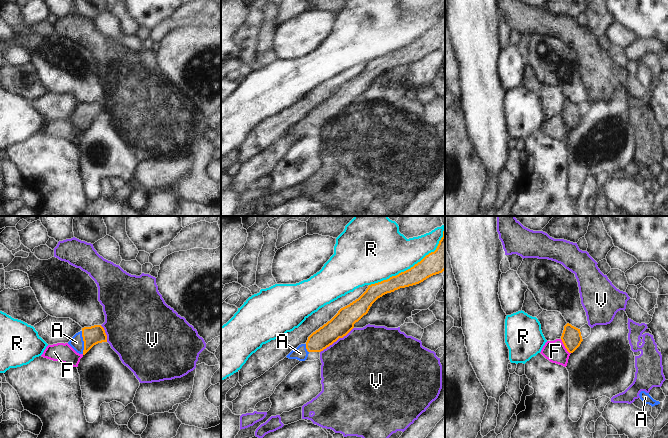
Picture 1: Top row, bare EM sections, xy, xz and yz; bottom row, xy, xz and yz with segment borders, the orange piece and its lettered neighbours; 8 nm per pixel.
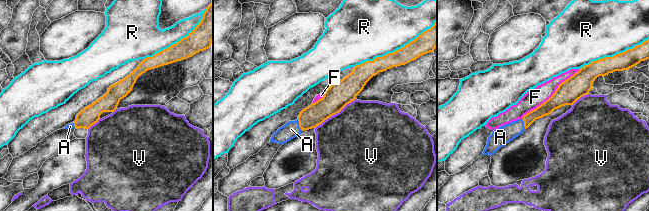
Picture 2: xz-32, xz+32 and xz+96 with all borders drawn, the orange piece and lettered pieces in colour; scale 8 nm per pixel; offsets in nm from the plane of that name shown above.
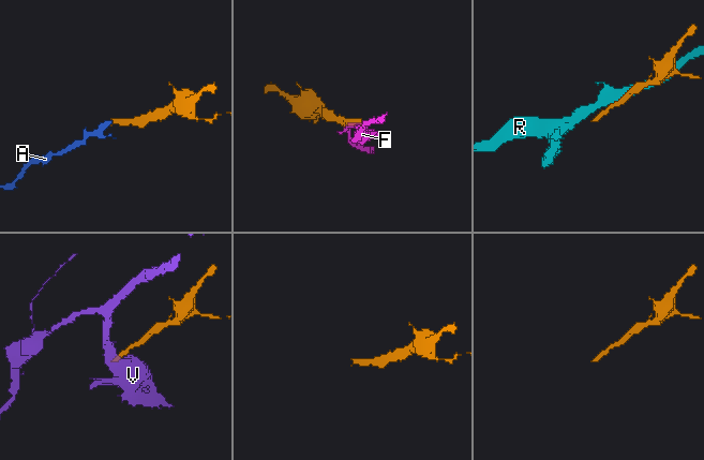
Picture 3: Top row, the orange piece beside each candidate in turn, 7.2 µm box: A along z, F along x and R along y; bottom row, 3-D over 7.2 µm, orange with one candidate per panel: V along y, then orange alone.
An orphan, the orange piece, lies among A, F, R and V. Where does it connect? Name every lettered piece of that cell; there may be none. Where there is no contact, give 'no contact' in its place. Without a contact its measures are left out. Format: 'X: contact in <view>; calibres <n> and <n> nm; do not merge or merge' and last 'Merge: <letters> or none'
A: contact in xy; calibres 150 and 110 nm; merge
F: contact in yz; calibres 160 and 170 nm; do not merge
R: contact in xz; calibres 190 and 380 nm; do not merge
V: contact in xz; calibres 180 and 500 nm; do not merge
Merge: A

